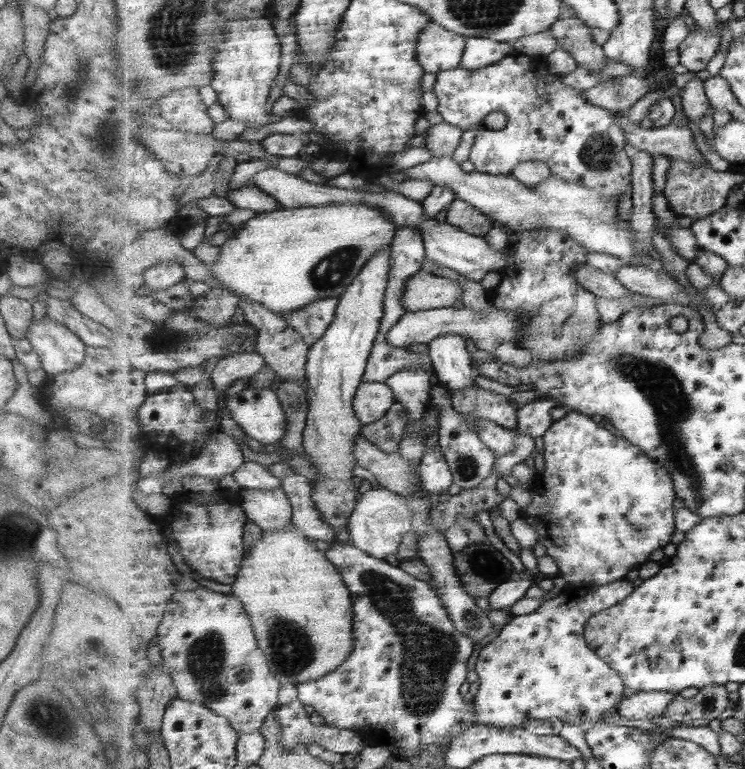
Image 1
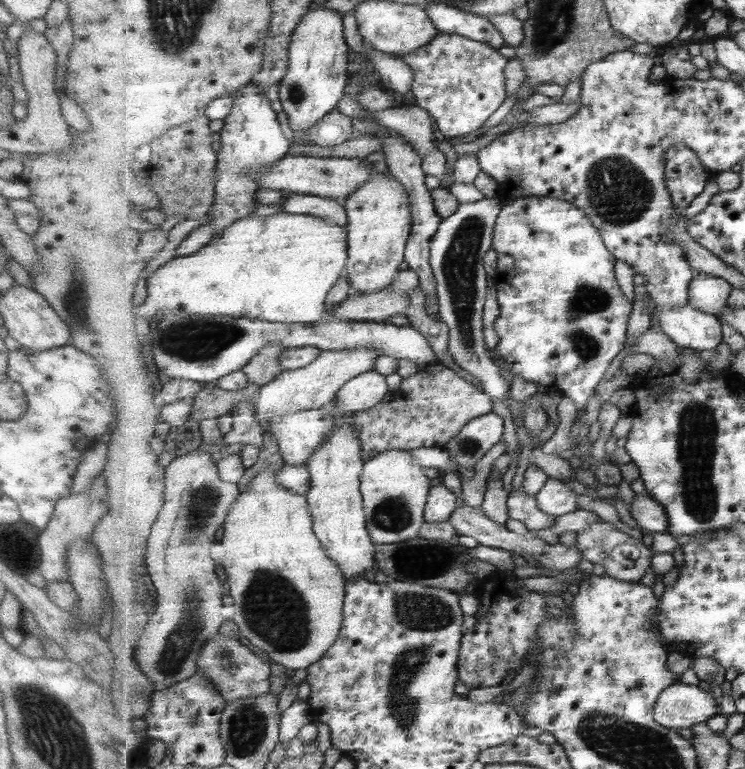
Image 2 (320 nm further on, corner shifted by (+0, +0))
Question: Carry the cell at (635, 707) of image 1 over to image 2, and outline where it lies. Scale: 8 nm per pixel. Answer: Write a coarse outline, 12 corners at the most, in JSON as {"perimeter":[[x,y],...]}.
{"perimeter":[[677,682],[655,719],[691,728],[720,714],[710,690]]}

